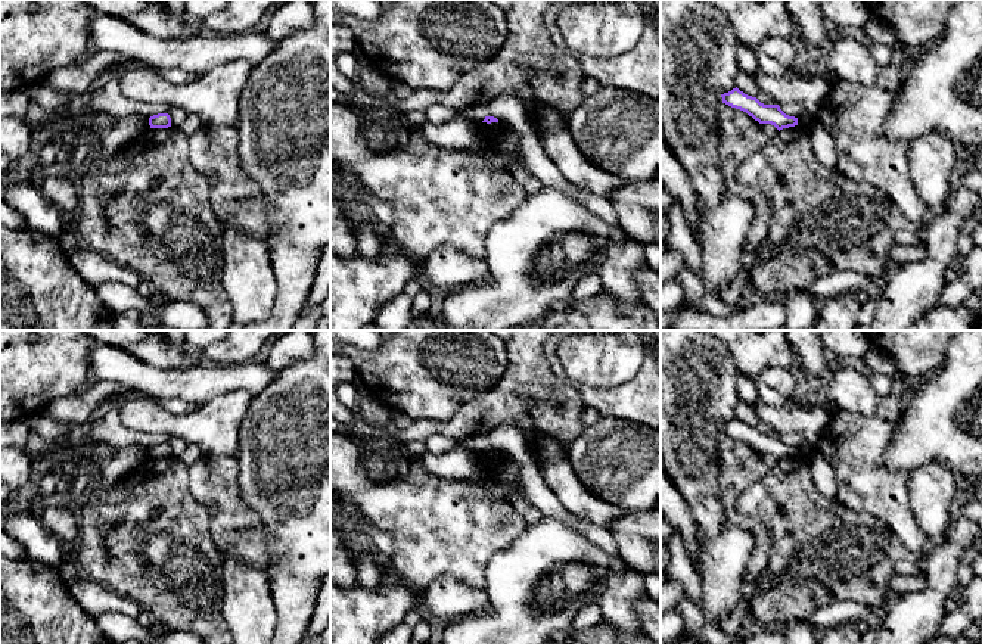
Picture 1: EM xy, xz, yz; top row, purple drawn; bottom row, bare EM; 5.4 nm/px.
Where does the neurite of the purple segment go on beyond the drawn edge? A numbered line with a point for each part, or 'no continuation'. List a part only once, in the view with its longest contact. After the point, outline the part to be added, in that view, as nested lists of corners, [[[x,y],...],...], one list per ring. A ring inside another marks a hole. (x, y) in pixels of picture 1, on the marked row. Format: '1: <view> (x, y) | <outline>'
no continuation

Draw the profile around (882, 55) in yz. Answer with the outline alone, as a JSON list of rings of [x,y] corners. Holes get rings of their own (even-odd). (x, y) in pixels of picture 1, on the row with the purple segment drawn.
[[[855,32],[855,35],[860,38],[860,41],[868,49],[876,63],[882,66],[888,66],[892,63],[892,55],[896,50],[910,52],[905,46],[901,43],[896,47],[888,47],[885,44],[876,43],[870,40],[867,35]]]

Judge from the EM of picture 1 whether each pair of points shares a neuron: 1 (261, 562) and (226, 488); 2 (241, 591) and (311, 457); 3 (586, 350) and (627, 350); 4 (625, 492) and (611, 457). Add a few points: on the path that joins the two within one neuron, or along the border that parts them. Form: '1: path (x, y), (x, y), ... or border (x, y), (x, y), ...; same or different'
1: path (252, 544), (233, 525), (226, 506); same
2: border (267, 576), (276, 610); different
3: path (596, 350), (617, 350); same
4: path (625, 484), (625, 472), (620, 466); same

